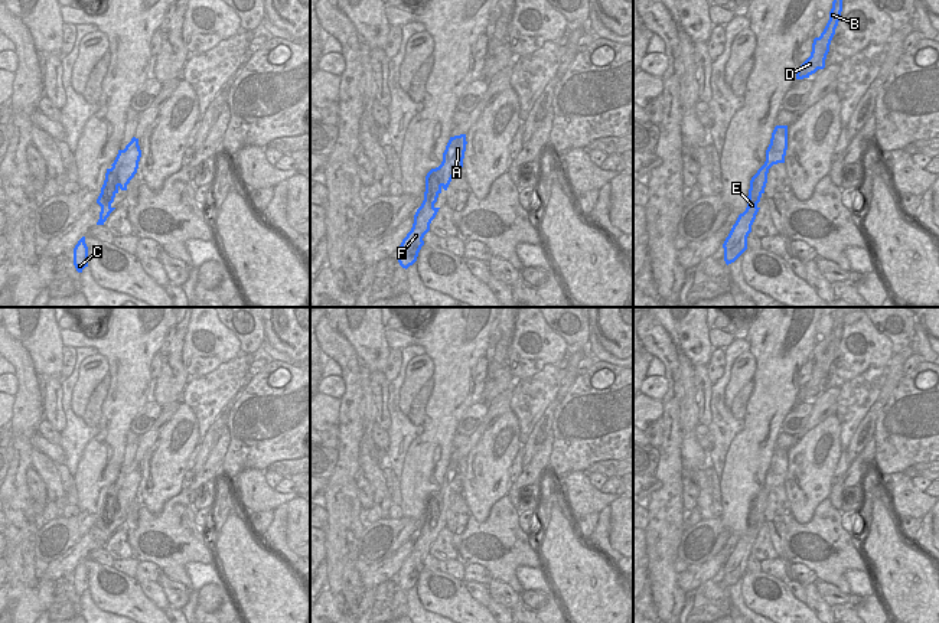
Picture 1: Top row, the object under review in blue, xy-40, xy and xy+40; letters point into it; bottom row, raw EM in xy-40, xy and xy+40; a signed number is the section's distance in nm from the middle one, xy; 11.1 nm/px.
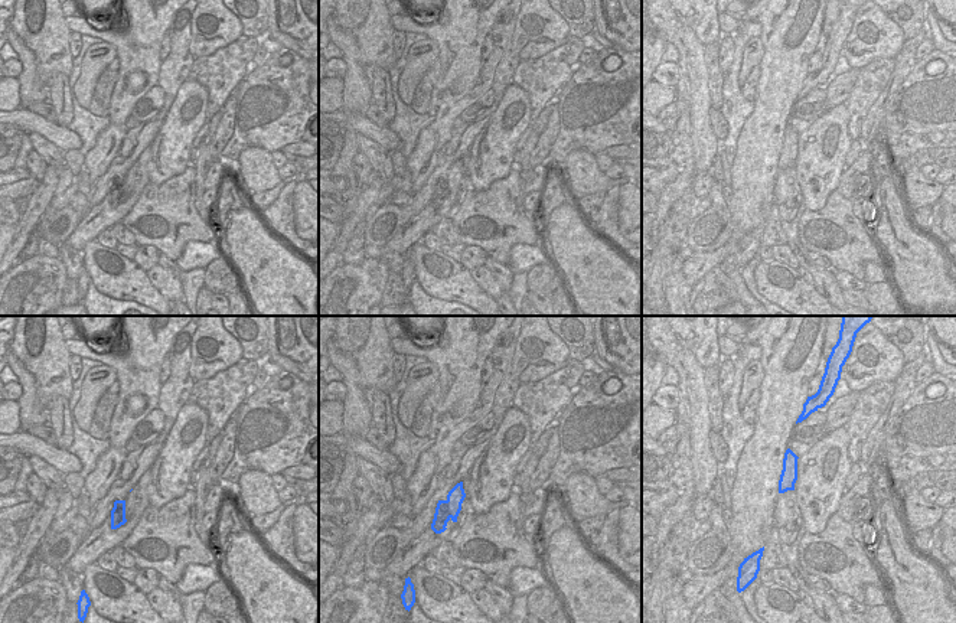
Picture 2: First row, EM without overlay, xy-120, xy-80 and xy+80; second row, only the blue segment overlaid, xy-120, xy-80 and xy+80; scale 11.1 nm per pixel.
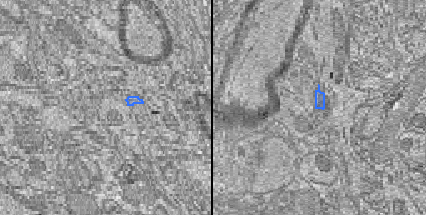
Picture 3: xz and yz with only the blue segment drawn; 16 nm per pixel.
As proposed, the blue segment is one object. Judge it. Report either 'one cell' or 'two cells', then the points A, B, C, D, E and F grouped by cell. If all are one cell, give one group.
one cell | A B C D E F

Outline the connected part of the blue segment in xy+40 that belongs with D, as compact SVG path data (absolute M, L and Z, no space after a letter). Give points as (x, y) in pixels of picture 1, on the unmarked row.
M837 307L834 312L834 324L829 335L829 343L821 359L814 362L811 379L799 389L796 402L809 401L818 392L825 391L829 368L841 340L844 316L860 309L861 307Z

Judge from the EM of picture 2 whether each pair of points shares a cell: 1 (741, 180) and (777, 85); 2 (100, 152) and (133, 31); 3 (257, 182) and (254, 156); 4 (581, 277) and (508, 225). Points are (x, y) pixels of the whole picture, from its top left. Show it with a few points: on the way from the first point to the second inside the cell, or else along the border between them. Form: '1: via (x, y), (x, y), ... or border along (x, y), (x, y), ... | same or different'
1: via (756, 157), (772, 108) | same
2: via (117, 121), (123, 98), (133, 82), (133, 61) | same
3: via (257, 176), (254, 162) | same
4: border along (542, 235), (547, 247) | different

